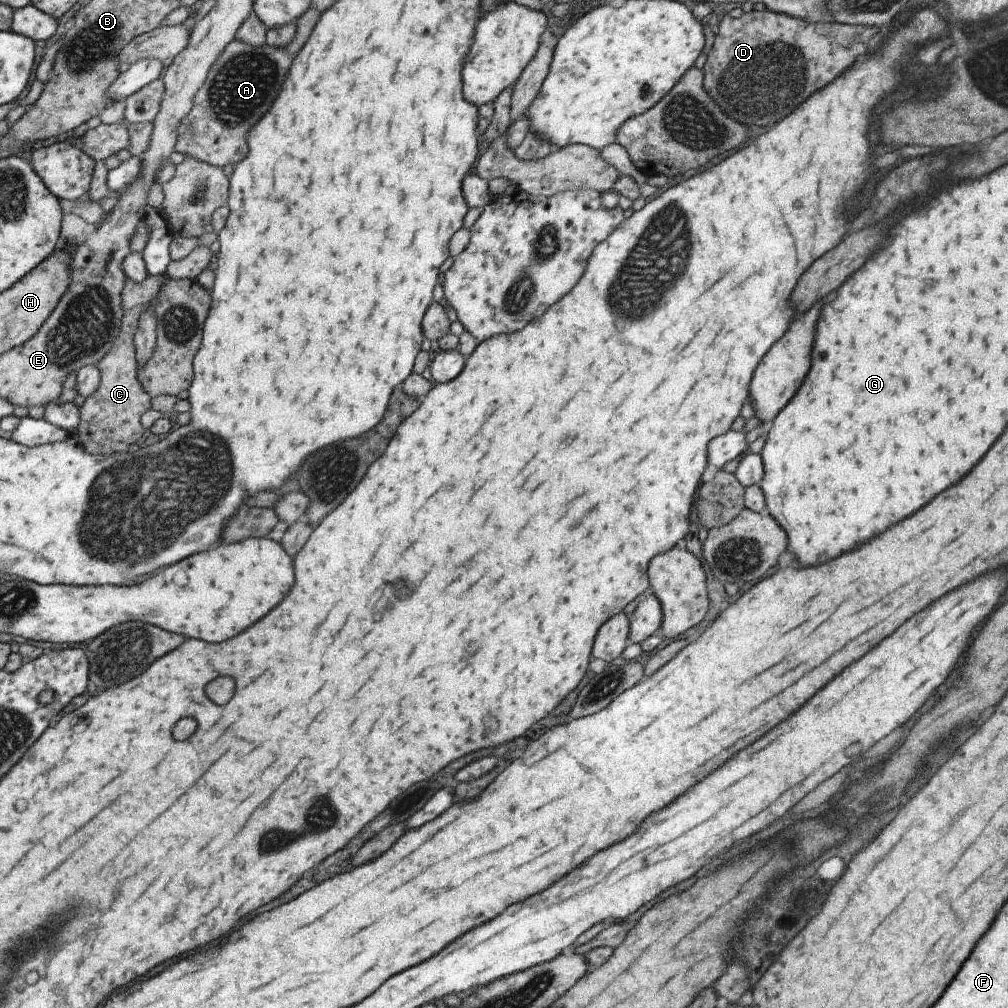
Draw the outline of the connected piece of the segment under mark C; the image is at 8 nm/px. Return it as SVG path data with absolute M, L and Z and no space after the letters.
M166 275L151 276L136 283L130 279L125 280L120 294L121 318L120 327L112 347L96 364L100 379L97 388L88 396L80 406L78 425L74 439L87 453L92 455L110 455L125 453L127 446L141 438L143 428L139 423L141 414L151 408L152 399L141 388L136 377L137 364L134 357L134 332L138 325L140 312L145 311L148 305L156 298L160 287L165 283Z

